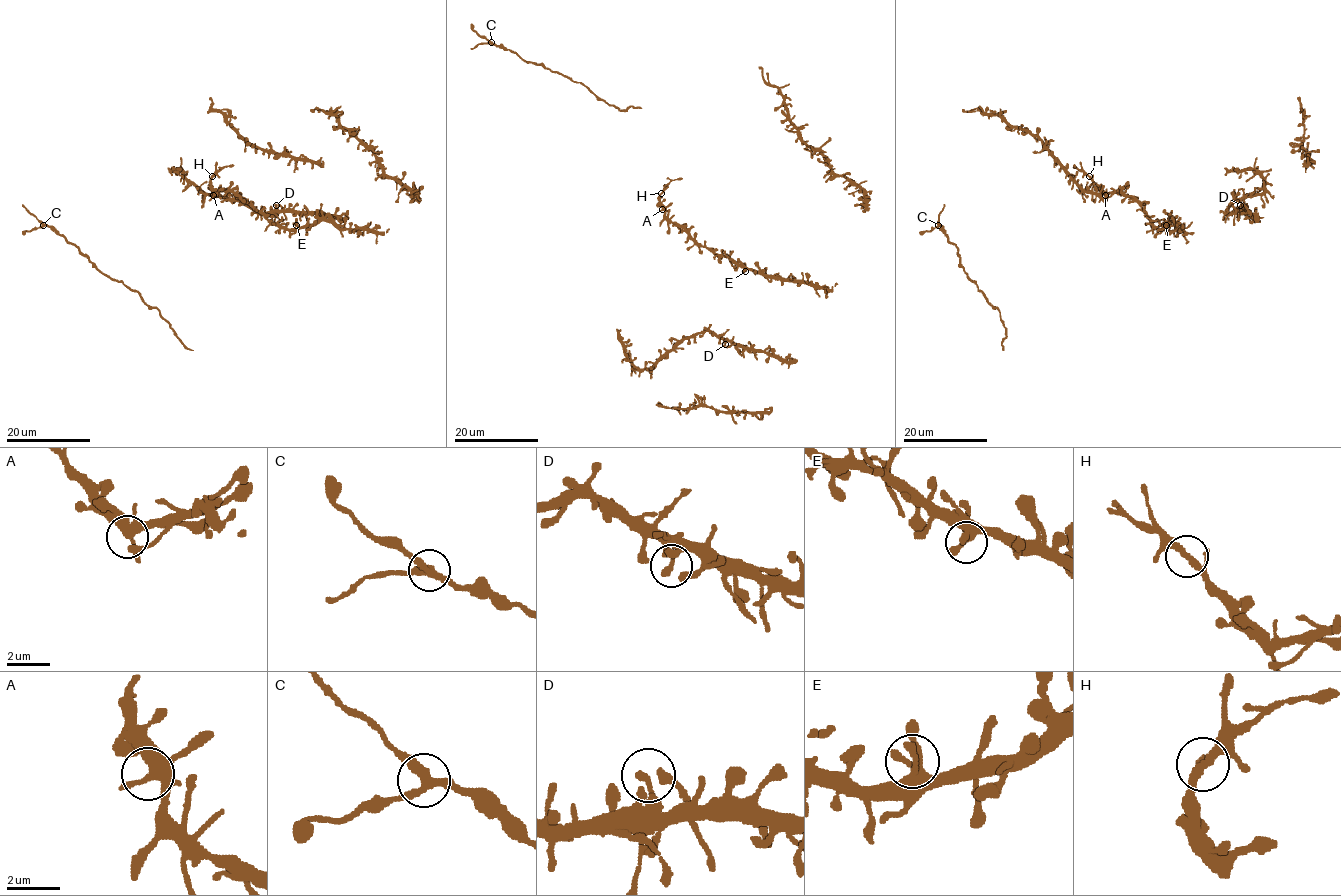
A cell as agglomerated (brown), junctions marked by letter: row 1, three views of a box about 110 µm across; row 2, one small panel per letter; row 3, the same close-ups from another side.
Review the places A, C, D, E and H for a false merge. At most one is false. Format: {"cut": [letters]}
{"cut": []}

